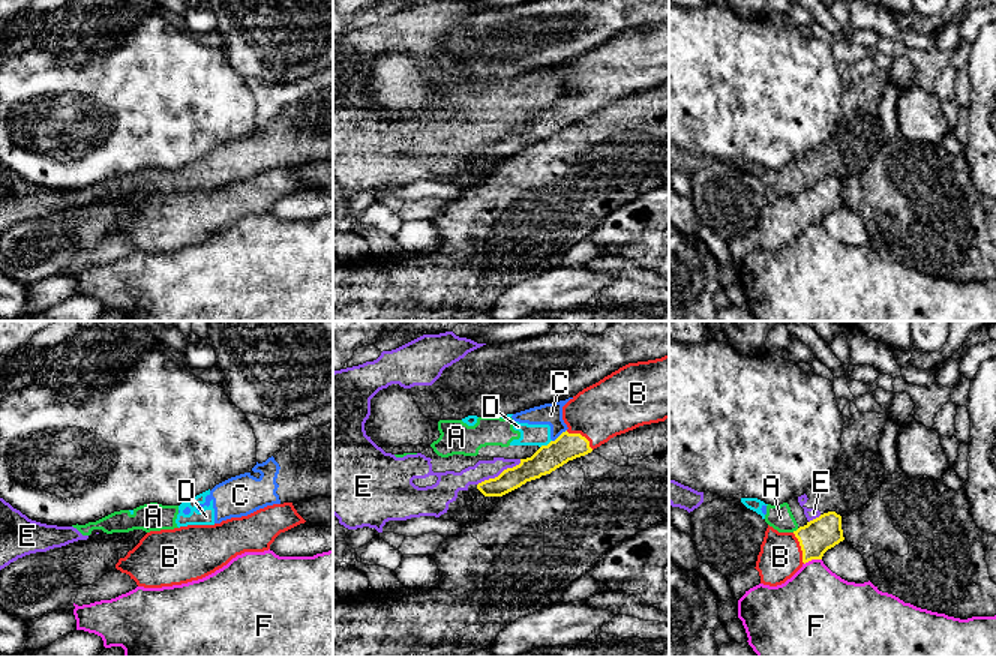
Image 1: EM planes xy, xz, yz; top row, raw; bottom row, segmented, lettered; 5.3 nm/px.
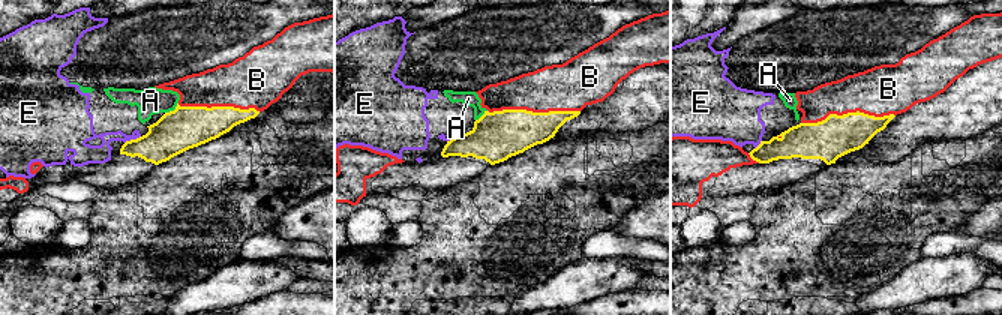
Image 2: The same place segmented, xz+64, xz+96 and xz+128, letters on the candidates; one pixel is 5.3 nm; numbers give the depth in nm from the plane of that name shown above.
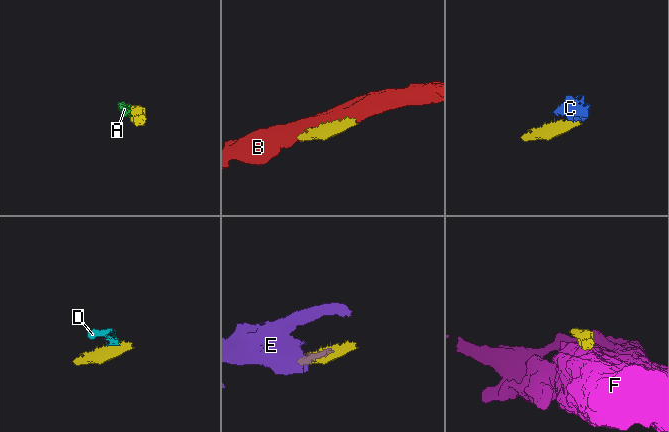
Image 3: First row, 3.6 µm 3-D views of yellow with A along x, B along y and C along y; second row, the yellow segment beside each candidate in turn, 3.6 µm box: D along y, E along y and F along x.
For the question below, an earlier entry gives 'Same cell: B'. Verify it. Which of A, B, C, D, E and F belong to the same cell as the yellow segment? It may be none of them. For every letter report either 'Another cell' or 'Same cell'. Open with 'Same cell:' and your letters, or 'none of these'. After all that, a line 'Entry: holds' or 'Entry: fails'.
Same cell: B
A: Another cell
B: Same cell
C: Another cell
D: Another cell
E: Another cell
F: Another cell
Entry: holds

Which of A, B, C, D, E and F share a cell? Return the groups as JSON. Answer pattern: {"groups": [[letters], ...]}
{"groups": [["A", "C", "D", "E"], ["B"], ["F"]]}

